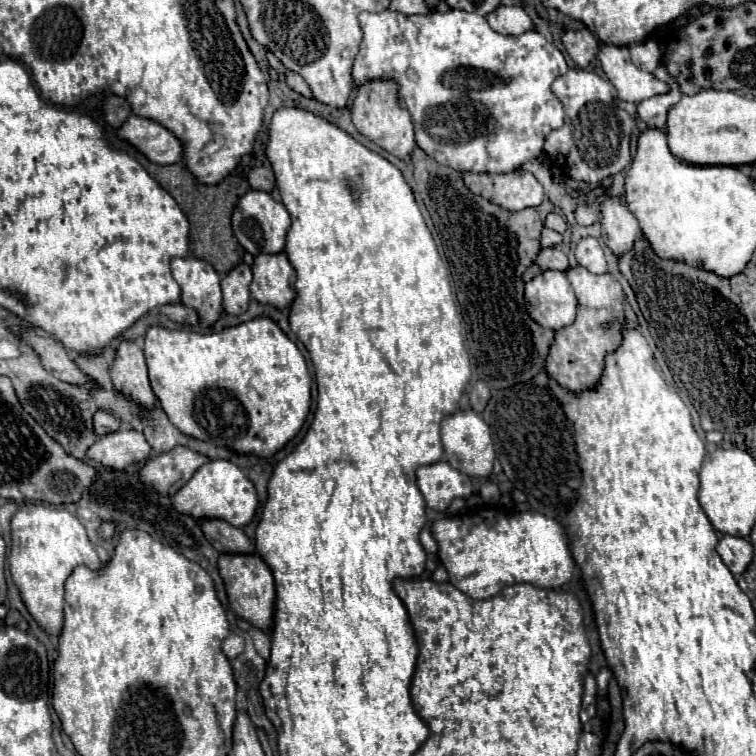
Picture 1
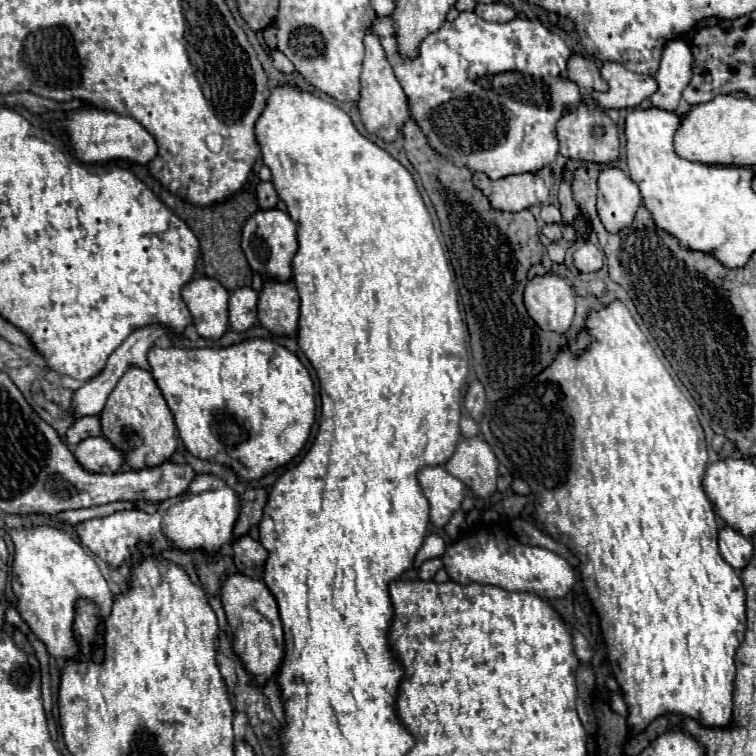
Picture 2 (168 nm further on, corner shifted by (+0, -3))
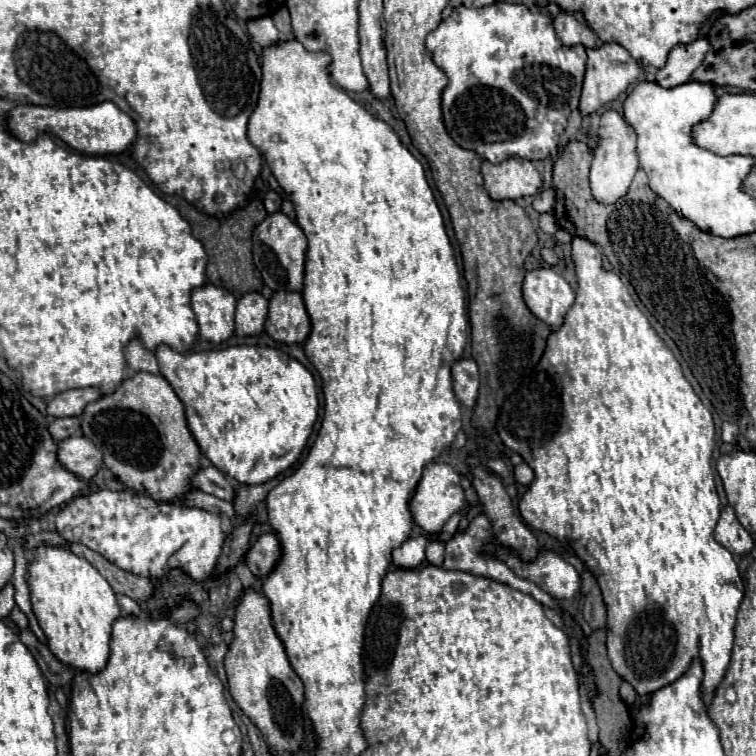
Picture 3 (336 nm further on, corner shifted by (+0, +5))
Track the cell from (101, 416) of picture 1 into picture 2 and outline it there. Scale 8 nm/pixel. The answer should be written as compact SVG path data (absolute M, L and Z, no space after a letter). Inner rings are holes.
M82 417L82 419L76 419L74 425L66 431L64 443L66 445L76 445L86 437L96 437L96 435L100 435L98 417Z

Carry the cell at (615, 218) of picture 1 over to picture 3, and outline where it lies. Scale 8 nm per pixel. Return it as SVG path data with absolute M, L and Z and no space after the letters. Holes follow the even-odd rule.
M606 111L602 115L598 135L600 135L600 141L598 141L598 149L594 153L594 161L590 167L590 189L598 203L610 205L622 199L622 195L626 195L636 171L640 169L638 157L636 157L636 137L634 137L632 127L616 111Z

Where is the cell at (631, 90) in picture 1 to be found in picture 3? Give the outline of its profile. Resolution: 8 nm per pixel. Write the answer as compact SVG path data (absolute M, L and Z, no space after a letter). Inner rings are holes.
M610 43L610 45L600 45L596 49L588 49L588 61L586 61L586 77L584 77L584 87L582 87L582 97L580 97L580 111L586 115L594 113L596 109L602 107L602 103L612 103L618 95L626 93L632 85L640 81L640 75L644 71L644 65L638 63L622 45Z

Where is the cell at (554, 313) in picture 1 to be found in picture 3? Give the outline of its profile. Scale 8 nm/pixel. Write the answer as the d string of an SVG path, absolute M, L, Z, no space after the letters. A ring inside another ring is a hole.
M552 267L528 271L522 294L528 309L550 327L560 327L574 303L574 289Z

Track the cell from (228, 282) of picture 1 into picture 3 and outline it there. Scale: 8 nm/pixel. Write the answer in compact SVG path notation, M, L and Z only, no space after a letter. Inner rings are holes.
M246 293L236 303L236 335L258 335L264 329L268 301L260 293Z

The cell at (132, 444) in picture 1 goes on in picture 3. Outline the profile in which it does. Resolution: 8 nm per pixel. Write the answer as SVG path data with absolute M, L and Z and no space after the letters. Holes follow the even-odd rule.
M84 435L64 439L58 449L58 459L80 479L92 479L104 465L102 451L98 451L98 447L94 447L94 443L90 443Z

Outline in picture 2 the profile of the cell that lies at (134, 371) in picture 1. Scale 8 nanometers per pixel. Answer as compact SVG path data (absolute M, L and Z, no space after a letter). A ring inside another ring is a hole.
M130 367L126 375L118 381L98 419L102 427L102 437L124 455L124 463L132 471L158 467L166 461L172 461L172 455L178 449L180 439L176 433L174 415L168 409L168 403L158 389L154 377L138 367Z

